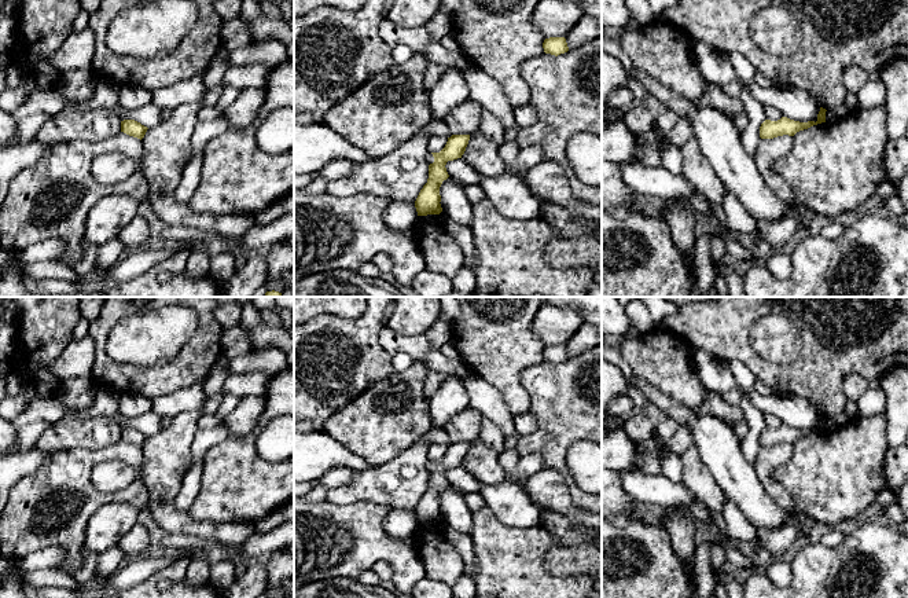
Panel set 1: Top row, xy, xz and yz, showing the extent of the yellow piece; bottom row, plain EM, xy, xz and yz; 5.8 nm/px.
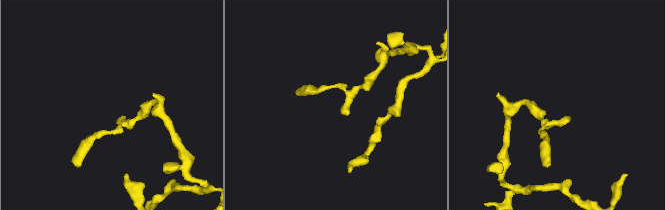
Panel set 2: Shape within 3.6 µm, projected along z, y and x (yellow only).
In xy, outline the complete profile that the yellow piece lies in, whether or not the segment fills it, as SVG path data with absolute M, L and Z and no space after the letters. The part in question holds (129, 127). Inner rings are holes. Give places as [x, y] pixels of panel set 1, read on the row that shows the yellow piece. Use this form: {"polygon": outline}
{"polygon": "M124 120L121 121L121 132L137 137L137 139L143 139L146 132L147 132L147 126L141 125L140 122L135 121L135 120Z"}

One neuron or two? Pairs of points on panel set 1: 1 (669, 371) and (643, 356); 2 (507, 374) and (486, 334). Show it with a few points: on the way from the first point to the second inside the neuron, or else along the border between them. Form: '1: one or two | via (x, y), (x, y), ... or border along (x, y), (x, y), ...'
1: one | via (662, 364), (654, 356), (650, 356)
2: one | via (500, 364), (496, 344)

